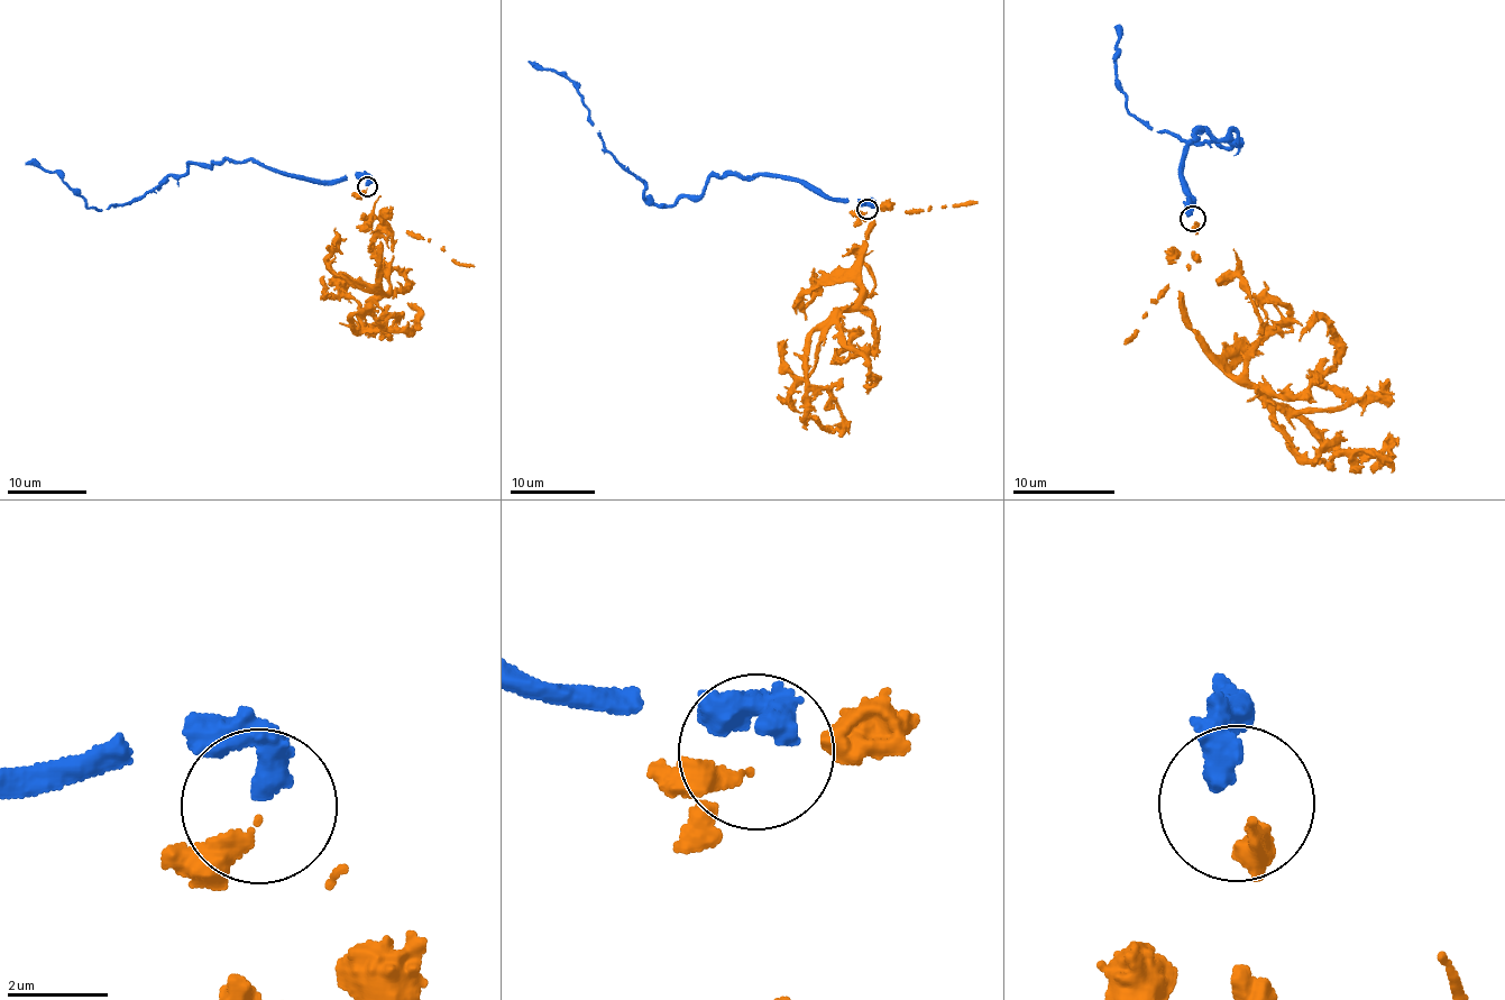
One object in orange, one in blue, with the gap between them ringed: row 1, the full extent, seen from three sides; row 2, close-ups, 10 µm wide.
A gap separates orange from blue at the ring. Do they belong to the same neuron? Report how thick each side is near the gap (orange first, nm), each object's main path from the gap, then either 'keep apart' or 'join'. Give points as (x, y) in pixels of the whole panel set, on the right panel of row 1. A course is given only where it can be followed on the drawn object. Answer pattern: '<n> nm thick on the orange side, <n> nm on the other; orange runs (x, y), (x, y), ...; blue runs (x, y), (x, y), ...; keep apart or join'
220 nm thick on the orange side, 480 nm on the other; orange runs (1194, 222), (1181, 318), (1201, 349), (1290, 410), (1325, 446), (1340, 455), (1377, 453), (1392, 473); blue runs (1190, 214), (1181, 167), (1193, 137), (1201, 127), (1240, 139), (1191, 141), (1135, 119), (1116, 26); join

